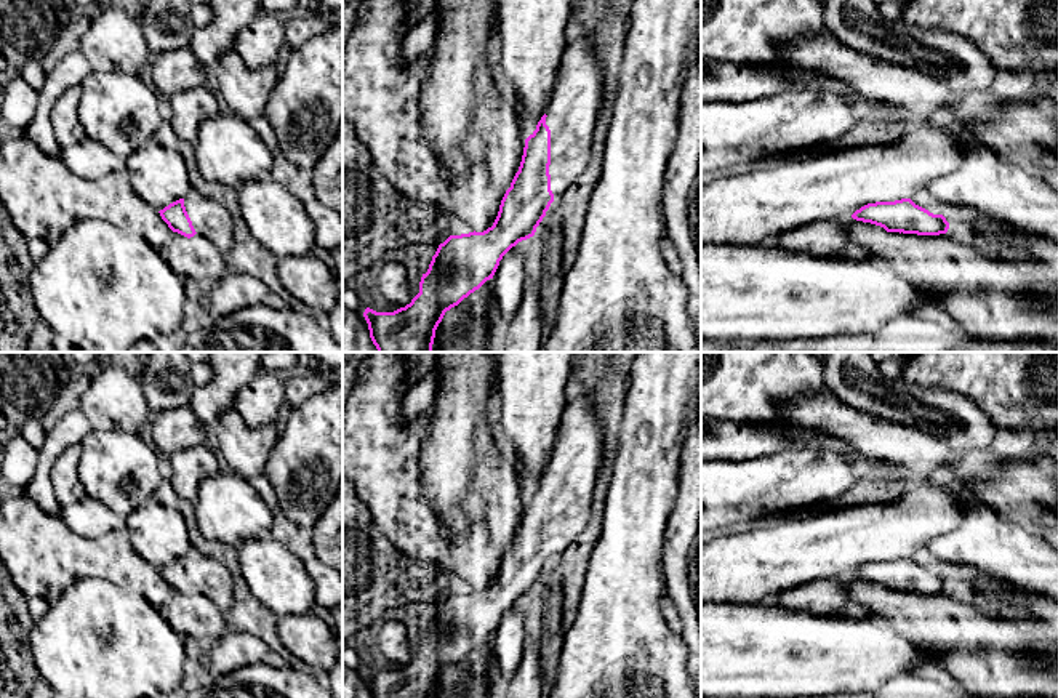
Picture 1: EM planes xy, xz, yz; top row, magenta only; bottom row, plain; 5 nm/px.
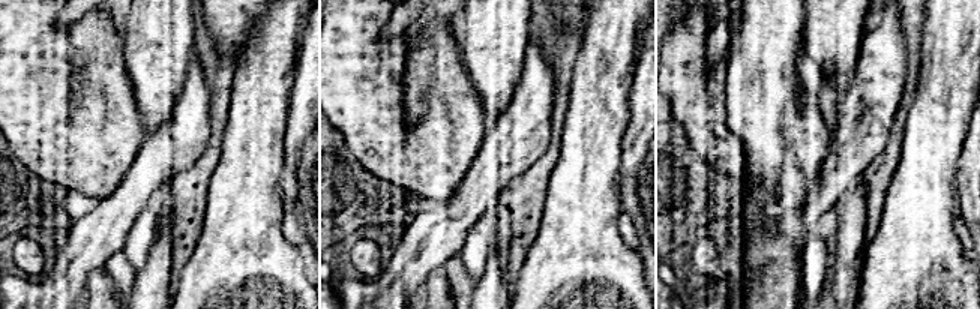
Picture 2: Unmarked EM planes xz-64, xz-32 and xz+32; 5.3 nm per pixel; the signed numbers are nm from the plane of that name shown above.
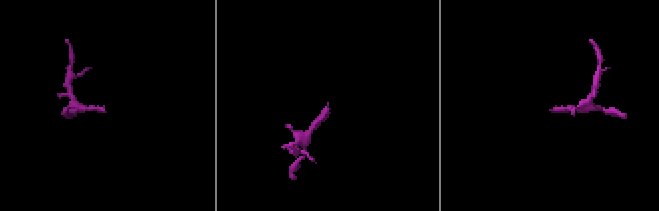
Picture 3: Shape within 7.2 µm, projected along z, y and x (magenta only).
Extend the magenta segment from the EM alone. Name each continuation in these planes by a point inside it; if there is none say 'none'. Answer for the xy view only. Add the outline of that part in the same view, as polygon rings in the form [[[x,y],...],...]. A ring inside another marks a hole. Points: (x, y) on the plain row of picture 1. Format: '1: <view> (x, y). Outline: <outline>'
1: xy (212, 578). Outline: [[[194,548],[184,557],[184,565],[195,591],[208,597],[226,615],[234,605],[230,572]]]

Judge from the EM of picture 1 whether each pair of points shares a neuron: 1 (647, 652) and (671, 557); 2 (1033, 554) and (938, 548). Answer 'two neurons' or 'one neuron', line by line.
1: two neurons
2: one neuron

